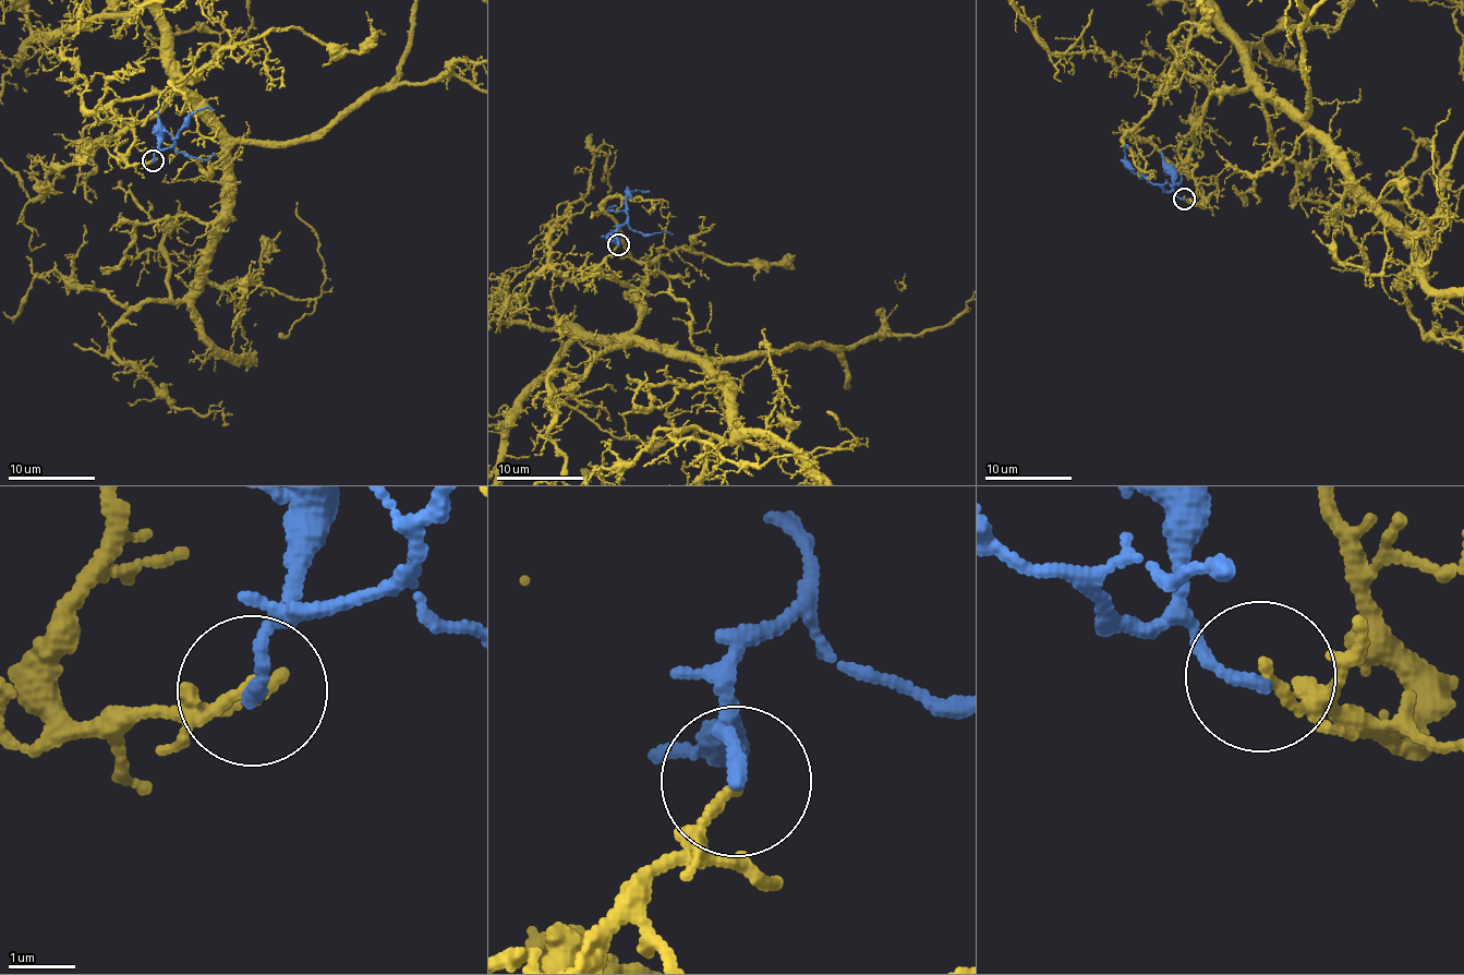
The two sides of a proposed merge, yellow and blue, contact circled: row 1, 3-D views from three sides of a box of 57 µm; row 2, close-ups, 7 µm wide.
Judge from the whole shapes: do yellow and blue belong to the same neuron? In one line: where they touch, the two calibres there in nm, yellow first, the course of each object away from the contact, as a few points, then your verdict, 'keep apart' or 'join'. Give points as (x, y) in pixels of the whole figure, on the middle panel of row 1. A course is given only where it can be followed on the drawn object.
at (618, 244); 150 nm thick on the yellow side, 200 nm on the other; blue runs (617, 244), (618, 227), (628, 212), (626, 195), (636, 190), (650, 191); keep apart

